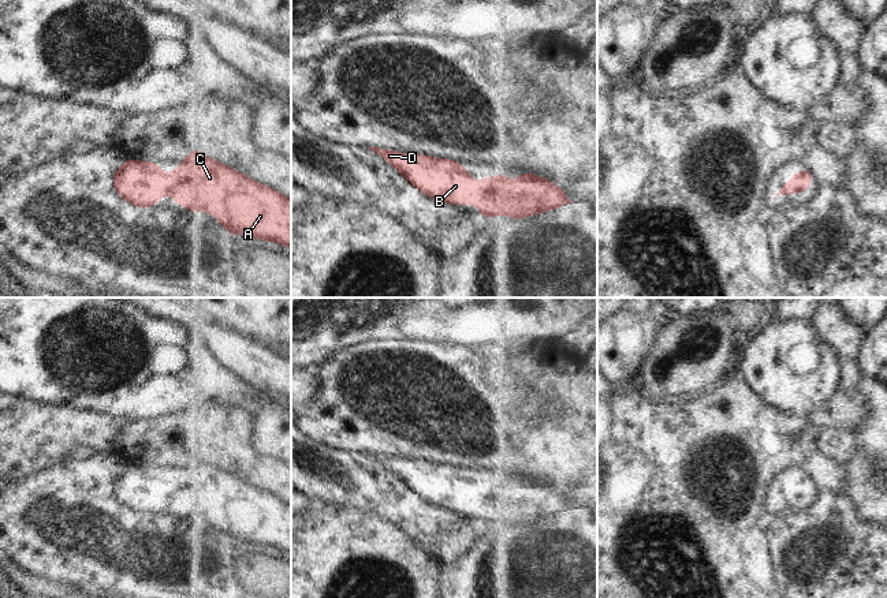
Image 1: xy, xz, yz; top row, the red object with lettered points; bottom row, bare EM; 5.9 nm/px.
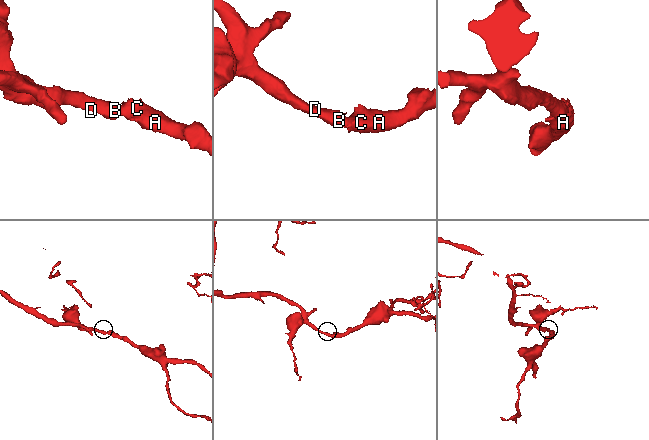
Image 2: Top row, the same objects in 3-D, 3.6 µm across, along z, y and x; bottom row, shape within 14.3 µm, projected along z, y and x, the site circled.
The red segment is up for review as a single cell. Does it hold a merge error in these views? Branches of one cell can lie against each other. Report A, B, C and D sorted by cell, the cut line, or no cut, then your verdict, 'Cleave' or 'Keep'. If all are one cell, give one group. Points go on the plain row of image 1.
Groups: A B C D. No split. Keep.

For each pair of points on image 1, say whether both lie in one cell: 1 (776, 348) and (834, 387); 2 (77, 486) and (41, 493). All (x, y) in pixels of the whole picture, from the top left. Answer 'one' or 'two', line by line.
1: one
2: one

